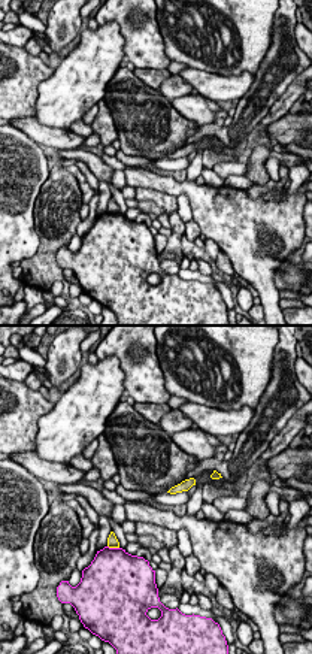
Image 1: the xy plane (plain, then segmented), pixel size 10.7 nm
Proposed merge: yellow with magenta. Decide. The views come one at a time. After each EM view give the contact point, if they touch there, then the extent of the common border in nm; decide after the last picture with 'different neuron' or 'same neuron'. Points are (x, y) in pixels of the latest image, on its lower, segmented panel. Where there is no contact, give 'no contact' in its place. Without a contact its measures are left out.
contact (114, 547); length 130 nm

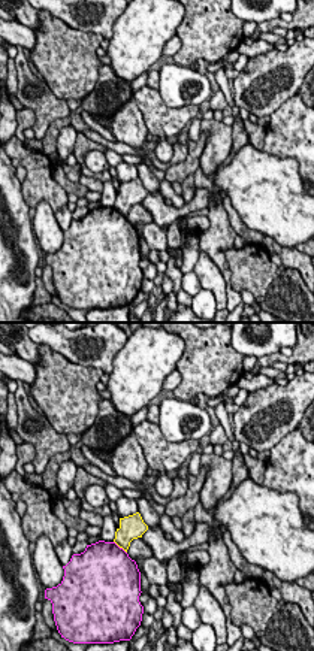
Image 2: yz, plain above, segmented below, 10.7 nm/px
contact (120, 547); length 200 nm

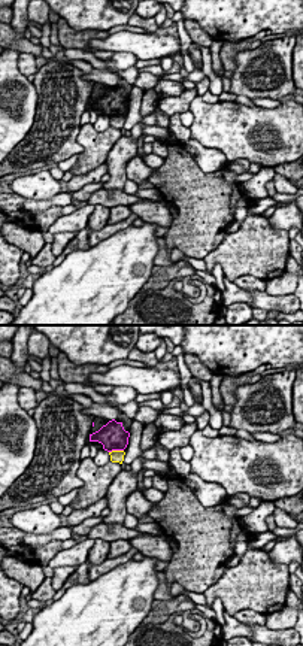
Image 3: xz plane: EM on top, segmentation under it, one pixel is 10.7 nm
contact (115, 451); length 160 nm

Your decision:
different neuron

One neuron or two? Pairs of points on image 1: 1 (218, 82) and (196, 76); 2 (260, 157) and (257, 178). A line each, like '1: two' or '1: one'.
1: one
2: one

